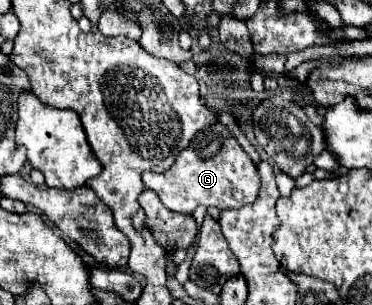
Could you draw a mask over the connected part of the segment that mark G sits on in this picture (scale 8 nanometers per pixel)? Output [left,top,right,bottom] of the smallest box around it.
[142,122,260,214]

